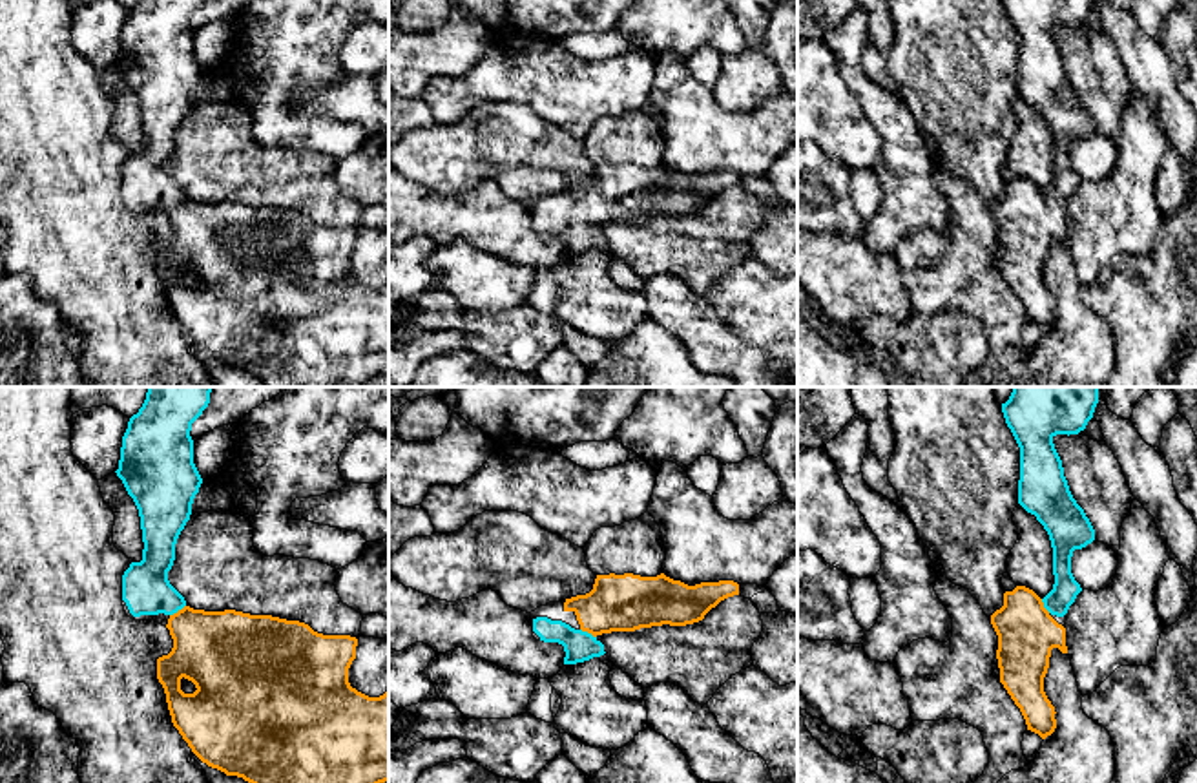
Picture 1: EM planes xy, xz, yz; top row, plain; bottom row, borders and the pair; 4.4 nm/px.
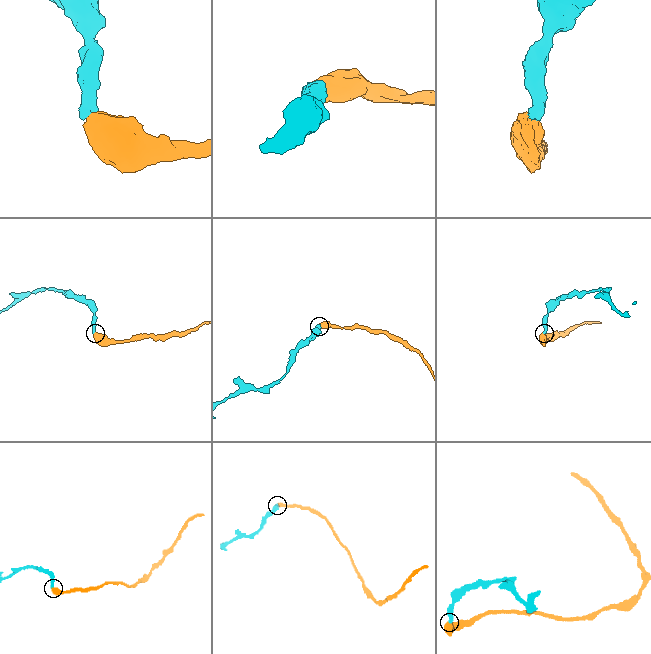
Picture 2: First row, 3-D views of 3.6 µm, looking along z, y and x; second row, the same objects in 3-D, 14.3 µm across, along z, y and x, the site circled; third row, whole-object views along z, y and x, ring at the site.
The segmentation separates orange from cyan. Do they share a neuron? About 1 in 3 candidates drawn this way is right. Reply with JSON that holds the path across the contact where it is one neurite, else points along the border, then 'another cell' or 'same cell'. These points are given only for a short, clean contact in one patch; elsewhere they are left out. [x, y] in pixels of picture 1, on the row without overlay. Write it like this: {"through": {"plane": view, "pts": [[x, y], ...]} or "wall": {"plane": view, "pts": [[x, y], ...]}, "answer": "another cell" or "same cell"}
{"through": {"plane": "xy", "pts": [[216, 241], [179, 201], [146, 181]]}, "answer": "same cell"}

